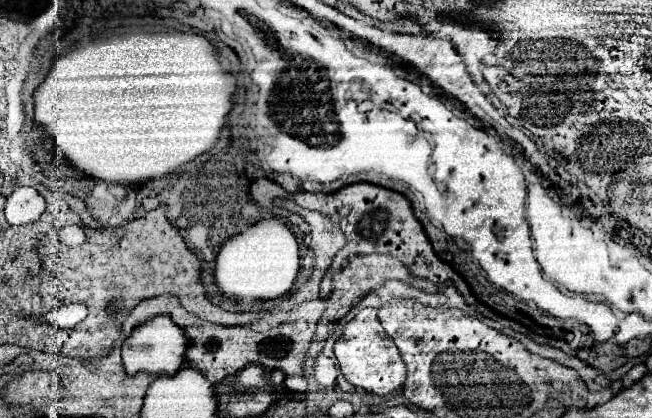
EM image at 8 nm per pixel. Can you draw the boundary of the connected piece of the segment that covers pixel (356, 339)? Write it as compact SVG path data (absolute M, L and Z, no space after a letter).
M375 307L359 309L357 315L345 325L343 335L335 341L335 357L345 379L357 389L363 389L375 395L387 395L403 387L405 383L405 363L399 355L397 345L381 327Z

